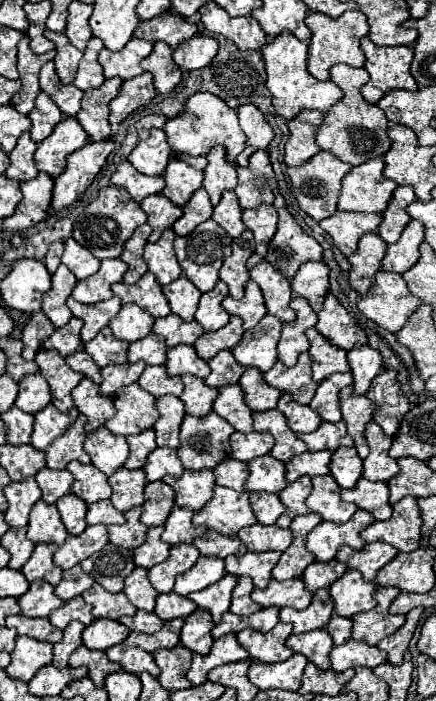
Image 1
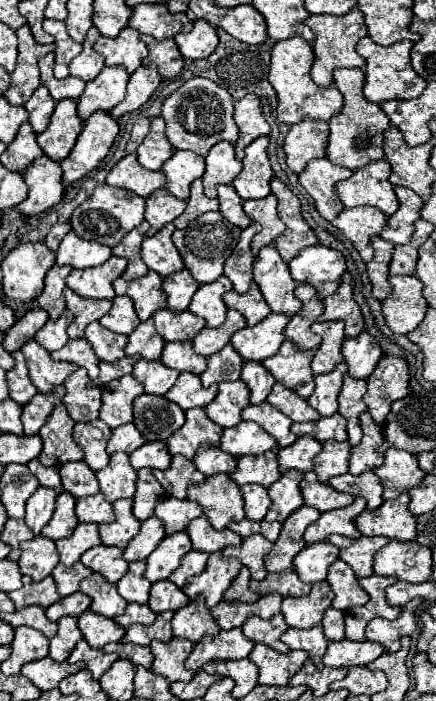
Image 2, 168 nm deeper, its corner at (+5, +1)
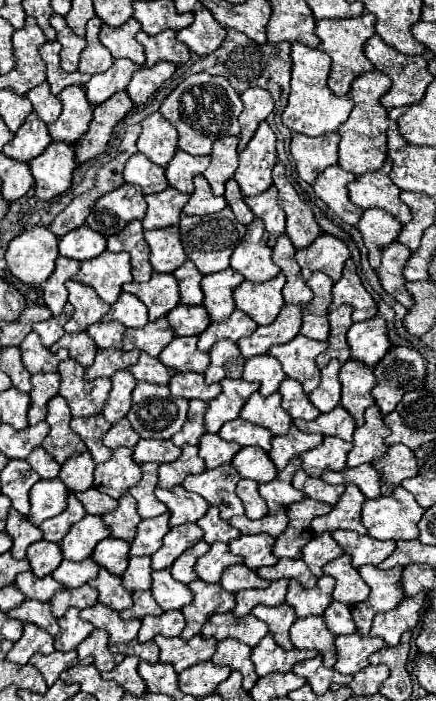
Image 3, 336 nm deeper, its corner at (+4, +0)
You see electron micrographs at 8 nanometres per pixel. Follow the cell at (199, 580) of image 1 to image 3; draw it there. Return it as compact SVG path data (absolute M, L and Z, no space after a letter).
M199 541L197 545L189 547L189 549L173 563L173 567L171 567L173 579L177 579L177 581L183 583L183 585L189 585L191 581L195 581L197 575L195 575L195 571L193 571L193 565L195 565L195 561L197 561L201 555L205 555L207 551L209 551L209 545L207 545L205 541Z

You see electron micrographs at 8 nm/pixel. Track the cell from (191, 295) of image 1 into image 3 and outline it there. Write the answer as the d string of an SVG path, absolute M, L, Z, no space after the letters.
M187 261L179 269L173 271L173 277L179 281L181 289L181 303L183 305L201 305L203 291L201 291L201 273L193 265L193 261Z

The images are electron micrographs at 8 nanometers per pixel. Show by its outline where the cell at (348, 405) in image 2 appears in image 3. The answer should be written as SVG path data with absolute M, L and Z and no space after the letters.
M349 359L347 363L341 365L339 371L339 381L343 385L341 393L341 407L349 411L349 415L355 419L355 425L363 425L363 411L373 405L371 389L375 385L375 377L369 367Z

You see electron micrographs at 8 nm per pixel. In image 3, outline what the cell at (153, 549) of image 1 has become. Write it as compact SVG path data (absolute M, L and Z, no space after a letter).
M169 513L151 517L151 519L143 519L137 527L137 535L131 543L131 551L129 557L135 555L153 555L159 547L161 547L161 539L167 535L169 531Z

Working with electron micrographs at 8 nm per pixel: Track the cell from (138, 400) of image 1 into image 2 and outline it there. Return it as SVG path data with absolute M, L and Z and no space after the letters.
M128 376L112 380L102 388L102 408L100 420L104 420L110 428L118 428L122 424L132 422L132 402L136 396L144 392L142 384Z

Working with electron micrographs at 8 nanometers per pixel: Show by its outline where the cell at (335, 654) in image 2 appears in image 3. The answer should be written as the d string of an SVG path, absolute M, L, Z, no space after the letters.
M357 633L351 635L339 635L335 639L335 649L337 649L337 661L335 669L339 673L349 673L355 675L357 671L365 669L369 665L369 655L383 649L385 643L379 637L361 637Z

